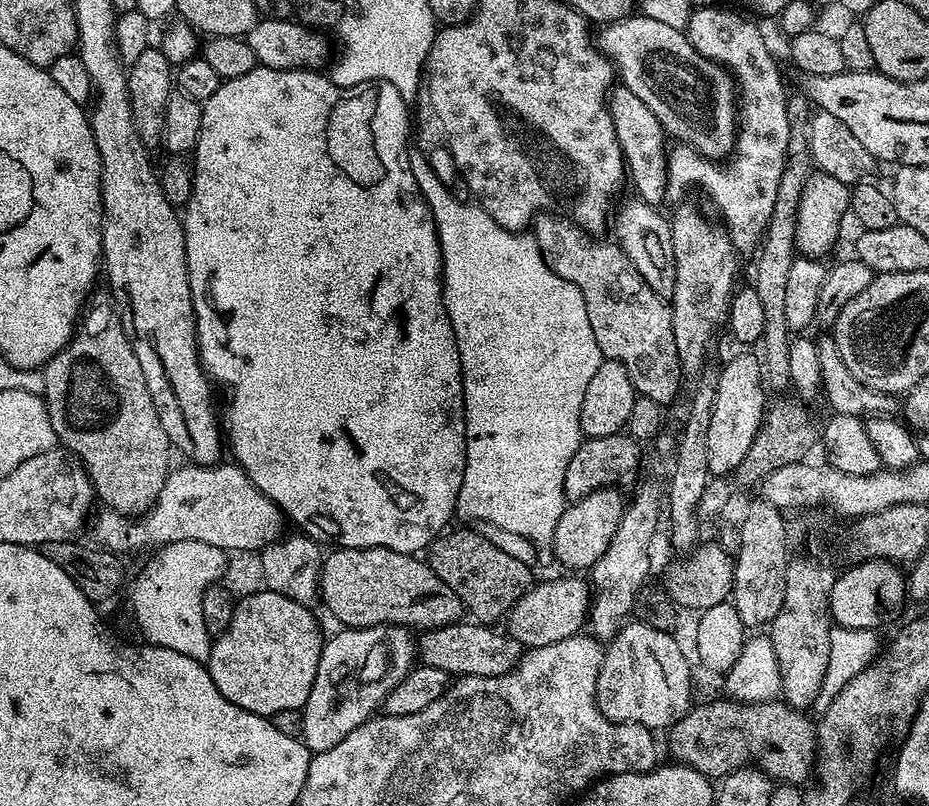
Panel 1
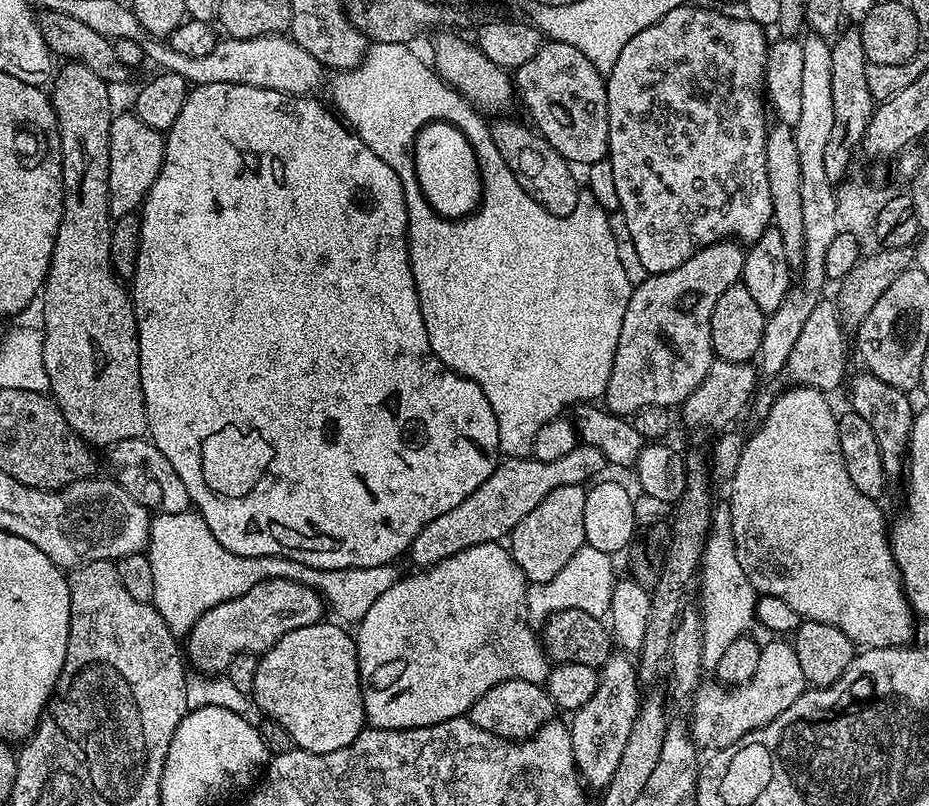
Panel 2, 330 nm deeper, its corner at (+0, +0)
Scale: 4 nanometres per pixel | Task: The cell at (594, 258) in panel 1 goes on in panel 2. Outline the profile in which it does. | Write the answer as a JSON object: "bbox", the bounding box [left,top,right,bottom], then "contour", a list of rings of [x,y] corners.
{"bbox":[490,118,582,214],"contour":[[[496,118],[491,121],[490,135],[494,146],[498,146],[498,154],[502,154],[502,162],[506,162],[514,178],[518,178],[518,186],[522,186],[522,190],[526,190],[526,194],[530,194],[534,202],[541,204],[550,214],[570,214],[582,191],[581,185],[576,185],[576,176],[572,173],[575,172],[573,165],[564,160],[562,154],[553,150],[535,127],[504,119],[508,118]]]}

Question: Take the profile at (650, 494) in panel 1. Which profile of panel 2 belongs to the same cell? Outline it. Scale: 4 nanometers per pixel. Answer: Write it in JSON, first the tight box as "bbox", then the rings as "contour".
{"bbox":[570,654,642,790],"contour":[[[624,654],[609,656],[608,661],[598,669],[596,689],[590,702],[586,702],[570,716],[576,771],[589,789],[603,790],[614,778],[618,762],[622,762],[622,754],[626,751],[626,742],[630,742],[630,730],[634,730],[634,718],[640,710],[642,685],[636,679],[636,664],[627,659],[631,660]]]}

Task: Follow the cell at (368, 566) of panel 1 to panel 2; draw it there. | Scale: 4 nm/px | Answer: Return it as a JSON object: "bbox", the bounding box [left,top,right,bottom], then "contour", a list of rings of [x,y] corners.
{"bbox":[186,580,326,673],"contour":[[[267,580],[233,600],[222,602],[202,614],[186,633],[186,656],[197,673],[227,673],[233,656],[240,652],[263,654],[290,630],[321,623],[326,605],[310,586],[289,580]]]}

